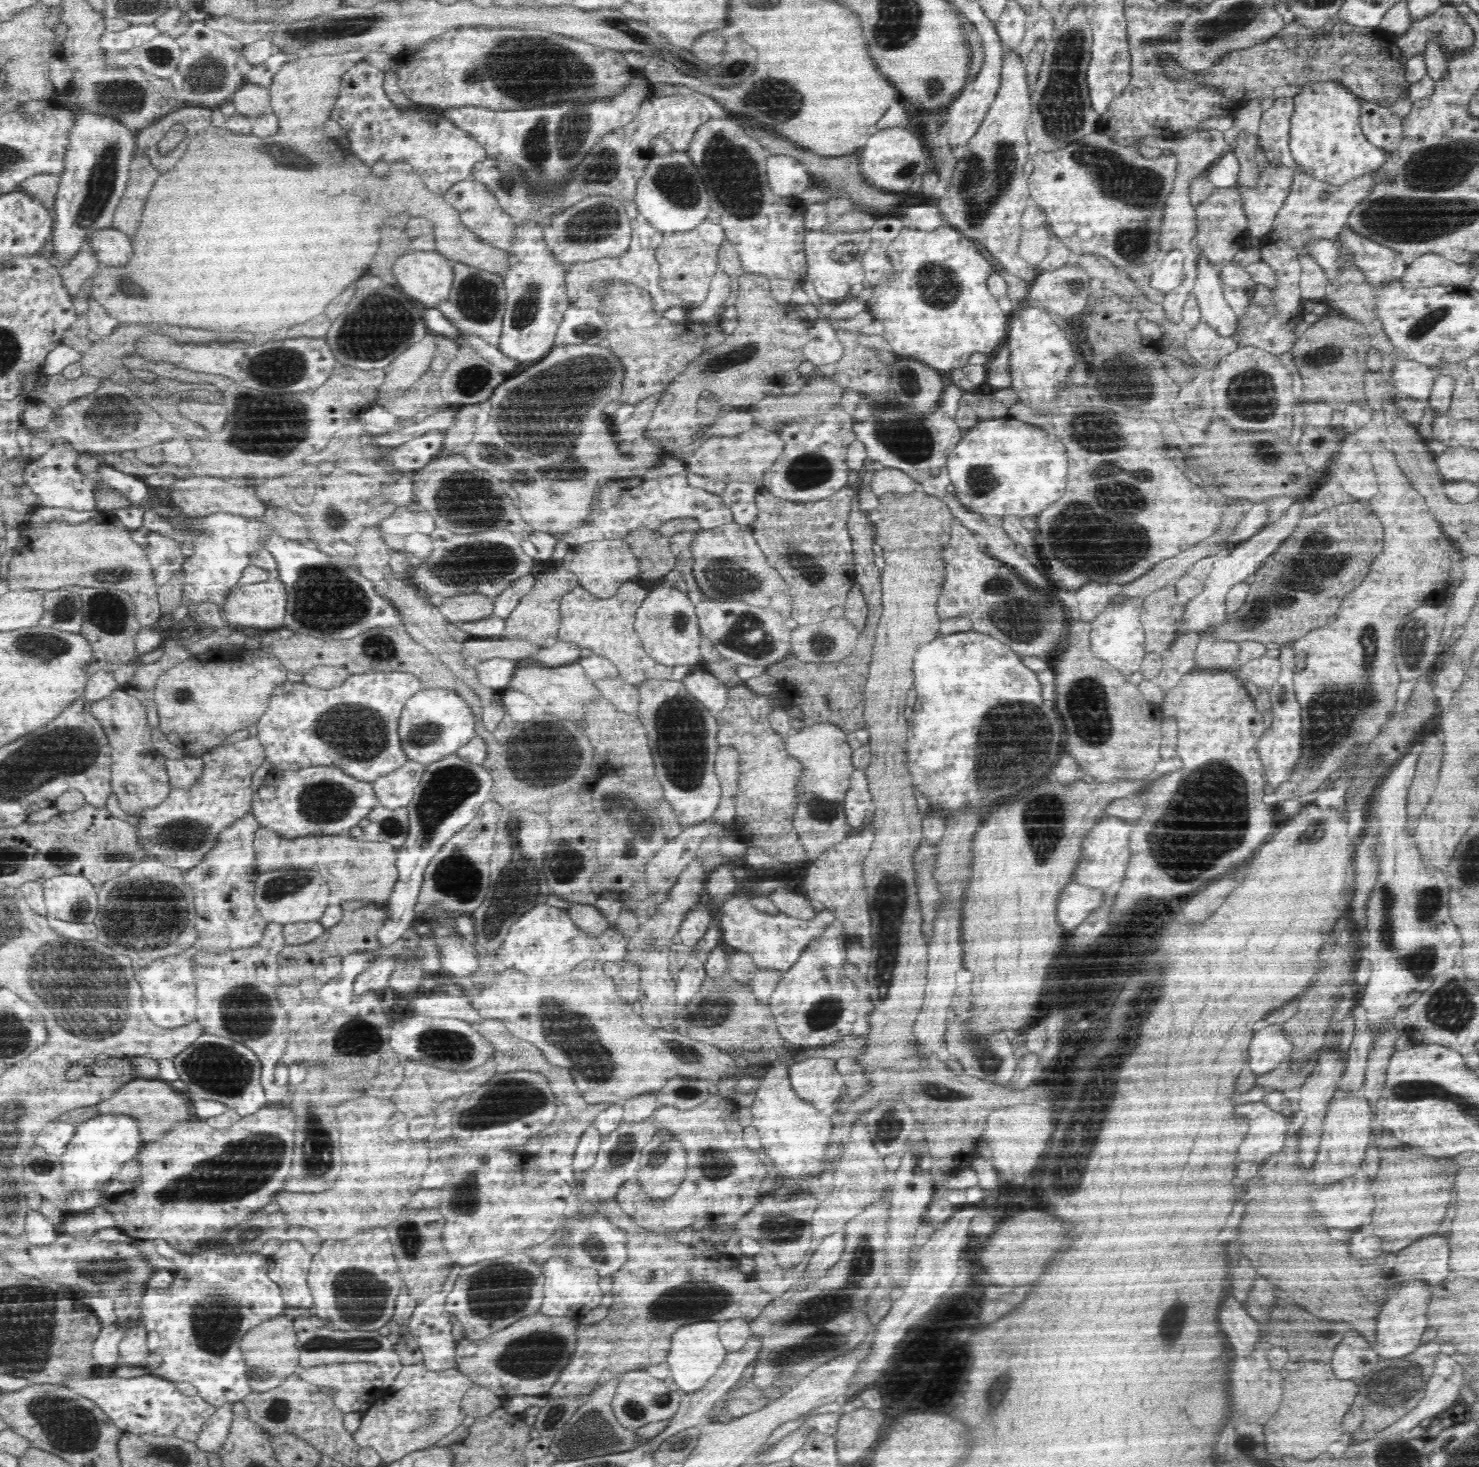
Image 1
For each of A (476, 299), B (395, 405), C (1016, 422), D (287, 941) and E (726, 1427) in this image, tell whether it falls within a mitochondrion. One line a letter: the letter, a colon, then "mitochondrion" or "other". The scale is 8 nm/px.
A: mitochondrion
B: other
C: other
D: other
E: other

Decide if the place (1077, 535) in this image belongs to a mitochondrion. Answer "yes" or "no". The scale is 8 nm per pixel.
yes

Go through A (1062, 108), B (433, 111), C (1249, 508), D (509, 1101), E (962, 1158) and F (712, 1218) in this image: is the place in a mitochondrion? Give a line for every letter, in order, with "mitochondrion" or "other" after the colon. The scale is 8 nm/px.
A: mitochondrion
B: other
C: other
D: mitochondrion
E: other
F: other

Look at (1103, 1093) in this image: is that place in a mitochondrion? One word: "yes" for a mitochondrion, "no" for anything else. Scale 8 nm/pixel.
yes

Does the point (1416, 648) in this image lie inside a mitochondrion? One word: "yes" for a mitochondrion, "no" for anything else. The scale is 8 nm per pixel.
yes

